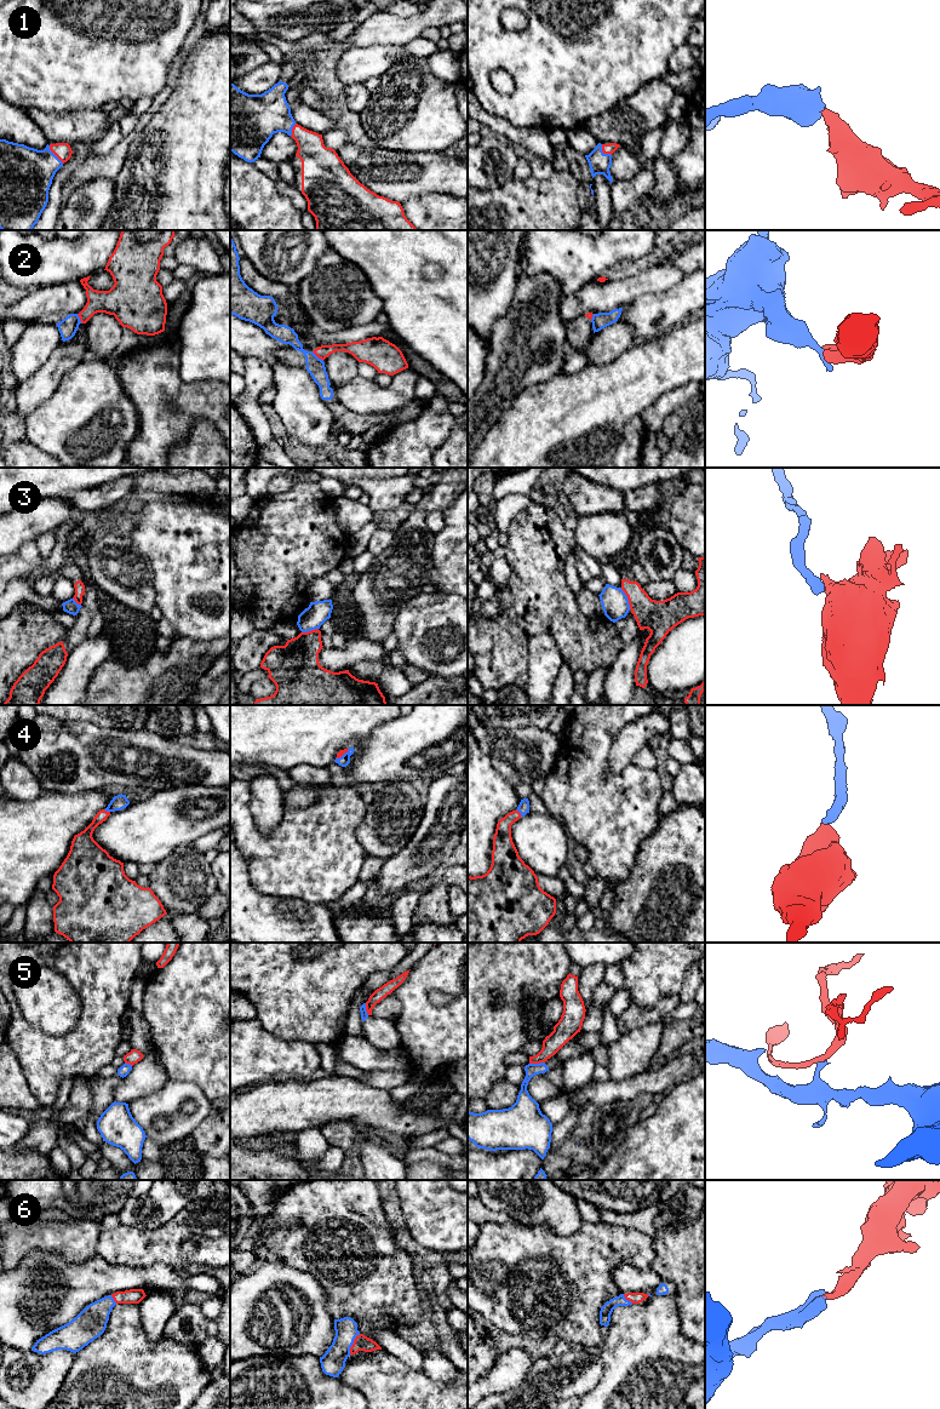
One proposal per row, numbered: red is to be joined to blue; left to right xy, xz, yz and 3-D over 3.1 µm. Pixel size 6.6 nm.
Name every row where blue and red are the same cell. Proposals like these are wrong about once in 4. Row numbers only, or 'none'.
1, 4, 6

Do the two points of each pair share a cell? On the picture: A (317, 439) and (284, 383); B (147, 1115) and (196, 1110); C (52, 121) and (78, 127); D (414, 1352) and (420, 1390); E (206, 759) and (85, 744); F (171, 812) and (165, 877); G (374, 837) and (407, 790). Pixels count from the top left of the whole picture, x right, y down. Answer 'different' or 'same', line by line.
A: same
B: same
C: same
D: different
E: same
F: different
G: same

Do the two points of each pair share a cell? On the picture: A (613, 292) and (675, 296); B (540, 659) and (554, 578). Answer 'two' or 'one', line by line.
A: two
B: two

